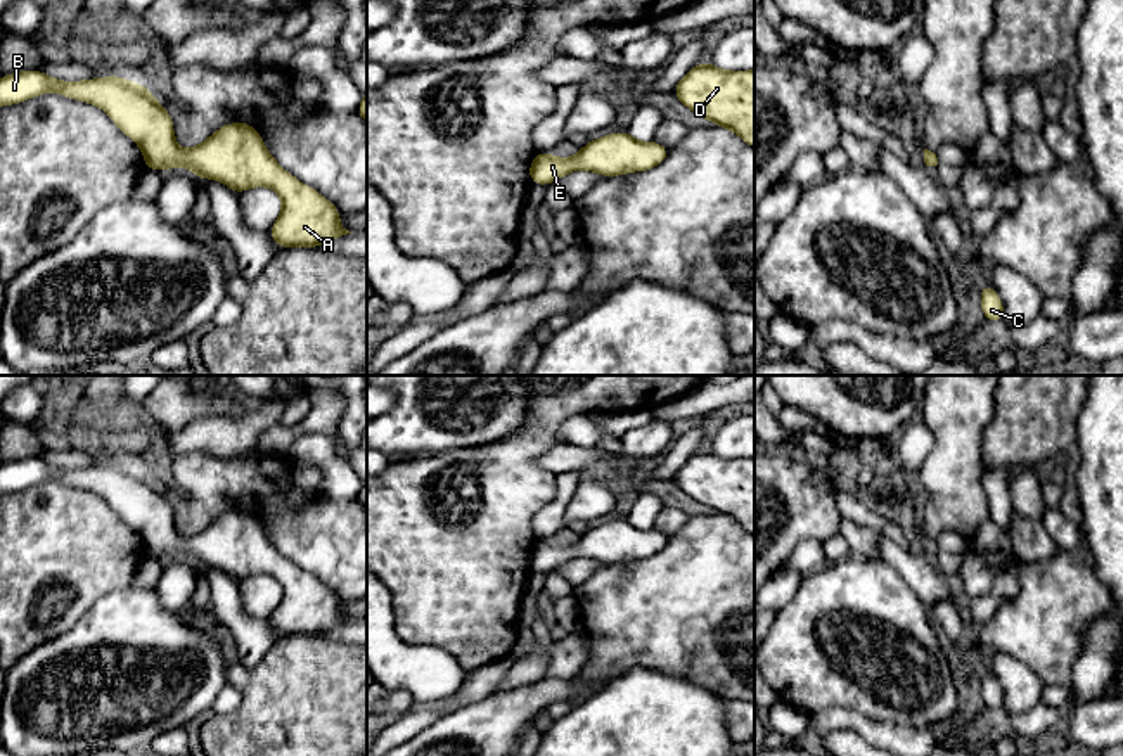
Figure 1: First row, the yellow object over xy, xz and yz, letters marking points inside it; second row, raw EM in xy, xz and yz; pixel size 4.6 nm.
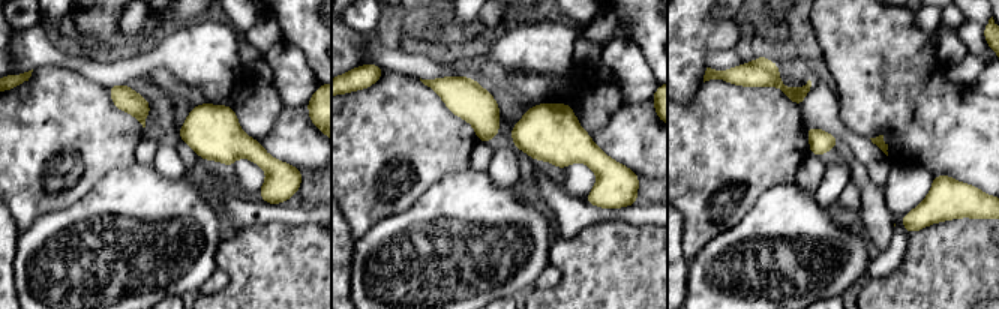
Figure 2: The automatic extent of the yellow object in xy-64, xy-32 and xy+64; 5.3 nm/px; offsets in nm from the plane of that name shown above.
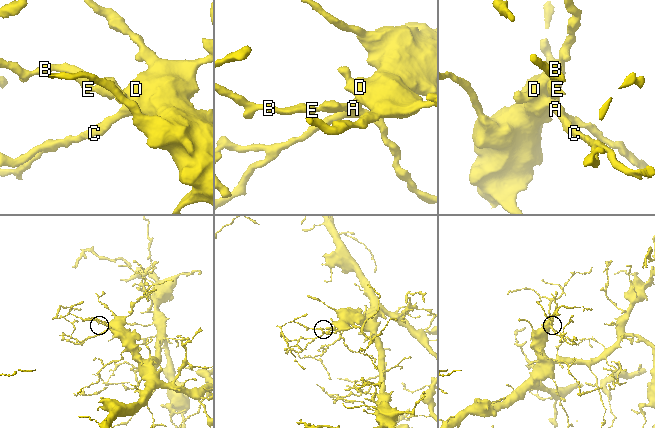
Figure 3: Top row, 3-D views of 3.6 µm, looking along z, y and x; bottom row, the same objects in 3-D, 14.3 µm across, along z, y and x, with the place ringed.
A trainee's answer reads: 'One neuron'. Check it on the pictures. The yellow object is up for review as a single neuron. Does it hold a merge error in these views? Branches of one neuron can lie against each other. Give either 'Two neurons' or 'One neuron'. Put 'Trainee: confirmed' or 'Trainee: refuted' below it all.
One neuron
Trainee: confirmed

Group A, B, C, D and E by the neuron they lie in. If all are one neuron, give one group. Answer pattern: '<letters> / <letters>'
A B C D E

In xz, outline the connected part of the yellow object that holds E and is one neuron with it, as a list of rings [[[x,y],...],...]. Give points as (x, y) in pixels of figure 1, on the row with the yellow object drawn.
[[[628,131],[611,133],[590,140],[574,157],[554,157],[549,152],[535,154],[529,166],[531,183],[549,185],[573,170],[587,170],[602,176],[645,171],[661,164],[670,149],[661,144],[637,142]]]

